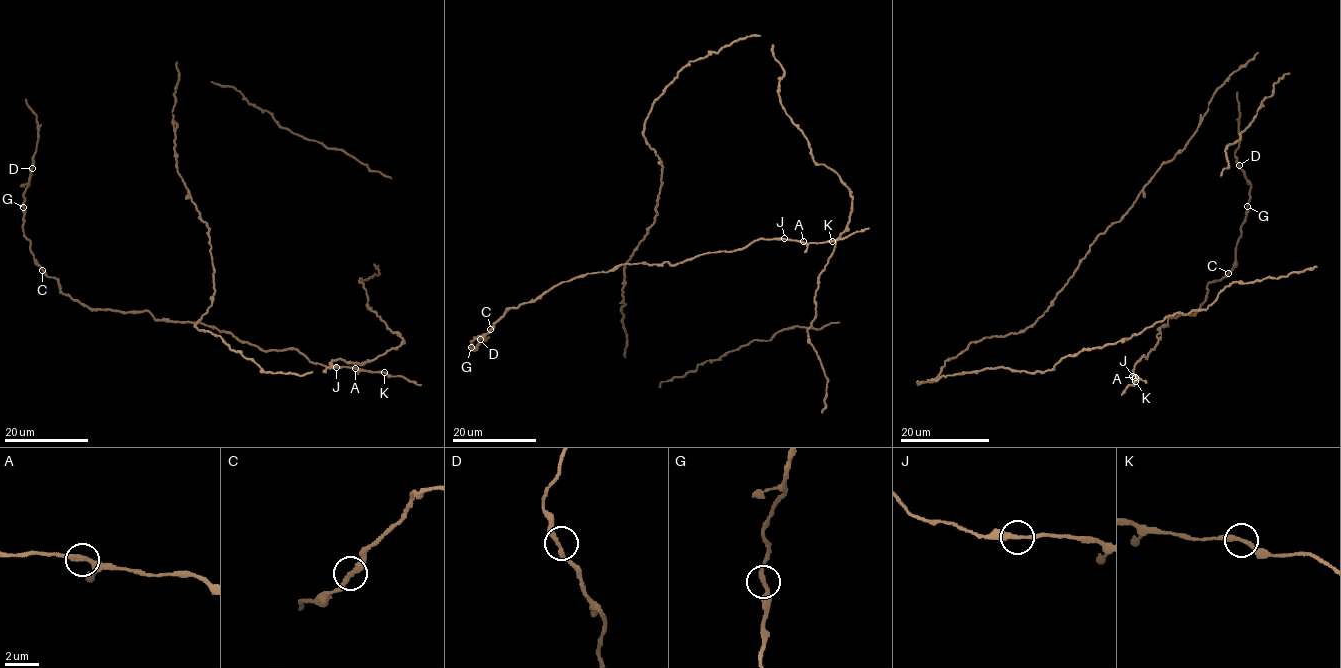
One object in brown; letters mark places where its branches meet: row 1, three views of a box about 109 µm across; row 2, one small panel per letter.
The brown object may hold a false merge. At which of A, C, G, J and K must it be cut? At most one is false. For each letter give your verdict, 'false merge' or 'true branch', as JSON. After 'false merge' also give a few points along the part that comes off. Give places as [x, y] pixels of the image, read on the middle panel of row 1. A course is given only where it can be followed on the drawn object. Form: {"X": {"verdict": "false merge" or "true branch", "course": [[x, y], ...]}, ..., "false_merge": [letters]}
{"A": {"verdict": "true branch"}, "C": {"verdict": "true branch"}, "G": {"verdict": "true branch"}, "J": {"verdict": "true branch"}, "K": {"verdict": "true branch"}, "false_merge": []}

